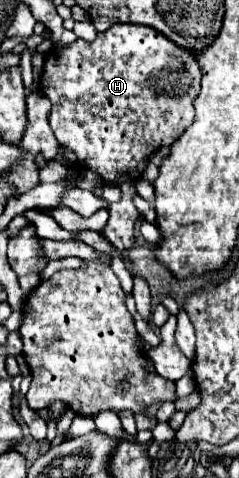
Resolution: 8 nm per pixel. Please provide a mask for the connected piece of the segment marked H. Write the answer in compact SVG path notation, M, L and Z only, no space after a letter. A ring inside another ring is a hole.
M118 24L96 36L94 42L76 40L68 46L52 46L44 54L40 78L42 94L52 102L50 128L60 146L76 154L78 170L100 174L104 184L138 182L154 150L172 146L194 120L194 98L200 94L200 66L194 54L166 42L148 26Z

